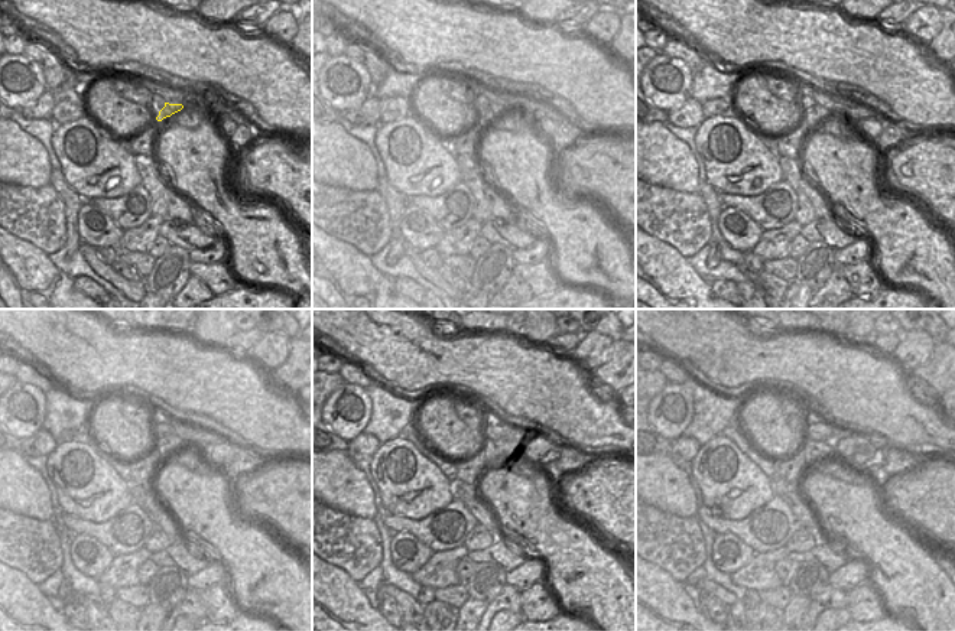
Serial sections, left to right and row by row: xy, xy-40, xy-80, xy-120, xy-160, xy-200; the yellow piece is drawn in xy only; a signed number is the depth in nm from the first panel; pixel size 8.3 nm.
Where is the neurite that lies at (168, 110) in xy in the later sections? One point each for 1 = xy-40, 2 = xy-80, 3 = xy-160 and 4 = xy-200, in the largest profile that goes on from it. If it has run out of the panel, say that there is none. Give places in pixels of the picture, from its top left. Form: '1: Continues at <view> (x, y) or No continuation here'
1: Continues at xy-40 (493, 110)
2: Continues at xy-80 (817, 114)
3: Continues at xy-160 (499, 449)
4: Continues at xy-200 (815, 451)

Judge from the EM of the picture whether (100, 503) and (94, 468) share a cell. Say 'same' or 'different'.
same

